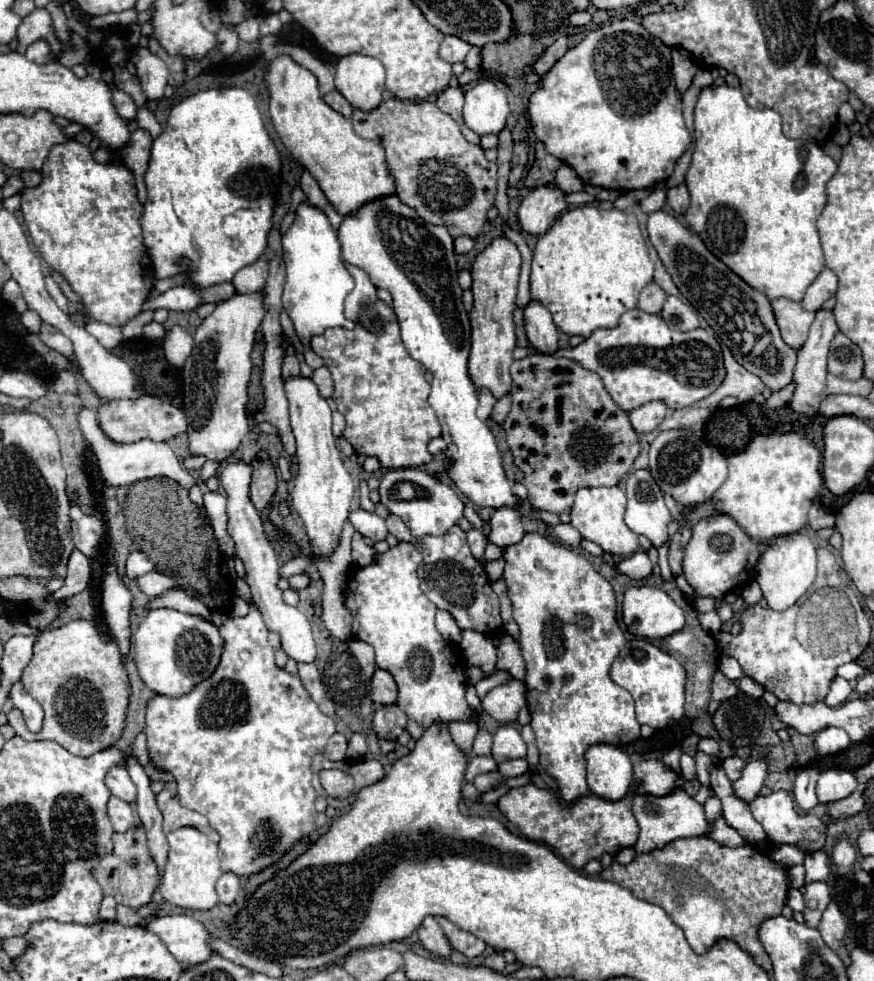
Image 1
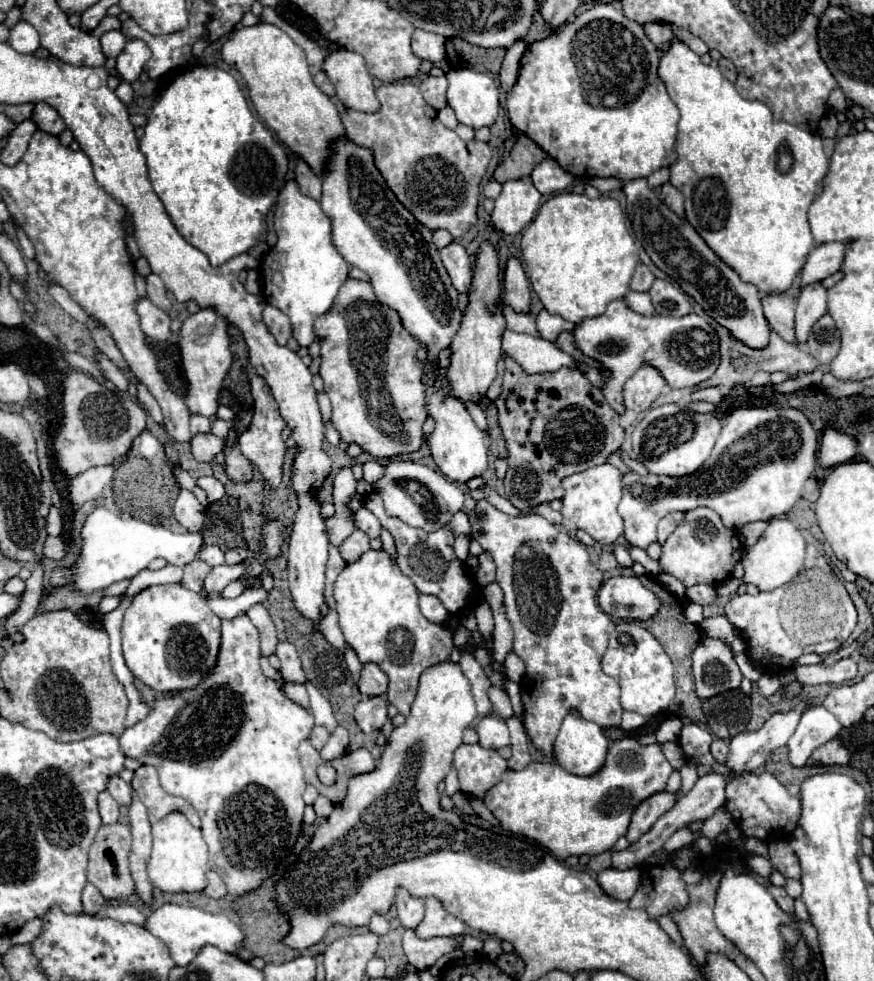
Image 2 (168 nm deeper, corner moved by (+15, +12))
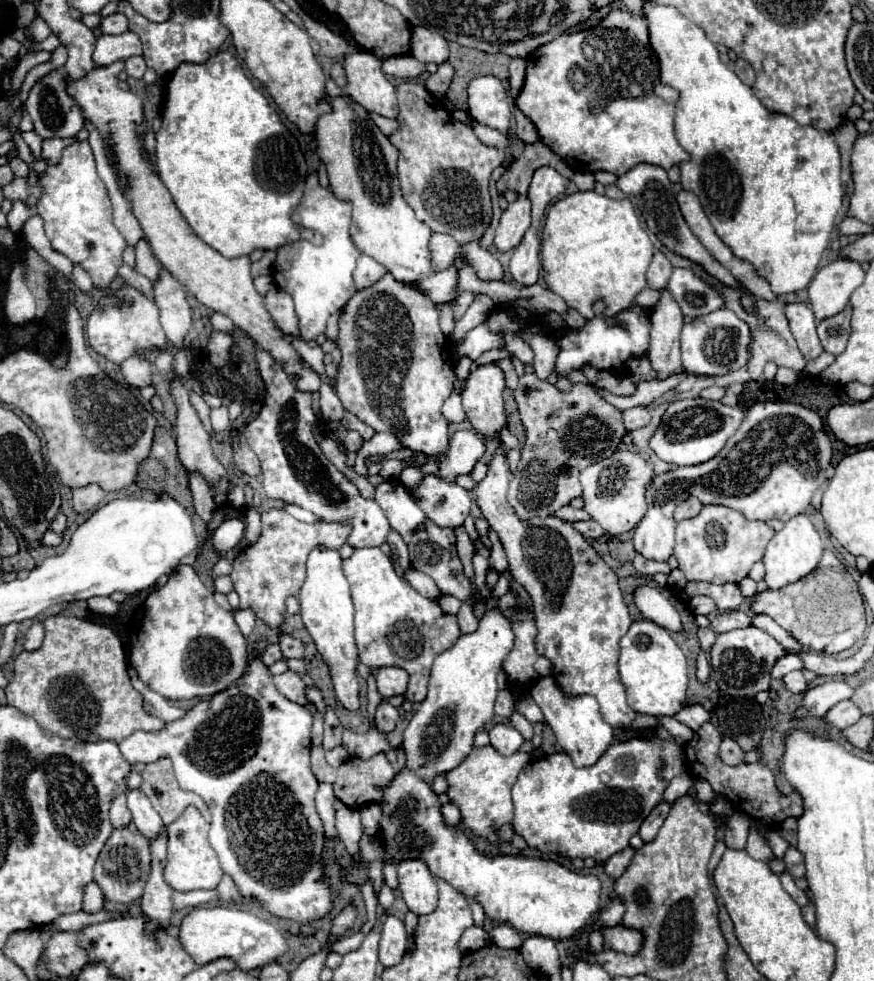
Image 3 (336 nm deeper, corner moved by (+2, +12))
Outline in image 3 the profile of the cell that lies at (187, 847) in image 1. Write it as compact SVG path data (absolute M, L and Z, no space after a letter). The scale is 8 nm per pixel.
M187 807L181 817L167 825L169 835L169 855L165 865L165 881L175 891L195 891L195 889L215 889L223 877L217 853L207 841L209 823L195 807Z

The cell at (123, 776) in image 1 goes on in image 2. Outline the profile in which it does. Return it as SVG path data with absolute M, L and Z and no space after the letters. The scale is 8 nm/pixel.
M112 775L108 779L108 791L120 805L130 805L130 785L124 783L118 775Z

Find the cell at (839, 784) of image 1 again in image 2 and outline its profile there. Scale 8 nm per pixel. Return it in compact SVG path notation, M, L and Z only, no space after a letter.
M838 739L828 741L826 745L818 747L812 757L808 759L806 767L816 767L816 765L848 765L850 753L844 745L840 745Z

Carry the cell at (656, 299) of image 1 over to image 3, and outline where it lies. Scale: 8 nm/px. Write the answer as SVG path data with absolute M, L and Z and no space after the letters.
M657 251L653 255L653 261L647 271L647 287L649 289L665 289L671 273L673 273L673 265L661 251Z

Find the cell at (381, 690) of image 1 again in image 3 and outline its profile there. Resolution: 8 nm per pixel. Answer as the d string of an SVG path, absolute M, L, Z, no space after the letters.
M381 667L377 669L377 689L383 697L403 695L409 683L409 675L401 667Z

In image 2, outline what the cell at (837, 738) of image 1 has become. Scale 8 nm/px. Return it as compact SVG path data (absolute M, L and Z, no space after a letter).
M822 705L818 707L810 707L796 731L792 733L790 741L788 741L788 757L790 757L790 765L792 767L804 767L806 759L824 743L828 743L830 739L834 739L840 731L840 723L836 721L836 717L826 711Z

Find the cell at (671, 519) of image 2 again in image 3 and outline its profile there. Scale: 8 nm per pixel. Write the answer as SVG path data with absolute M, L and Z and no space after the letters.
M689 497L685 499L681 505L677 505L675 509L675 521L681 521L681 519L689 519L689 517L695 517L699 511L701 511L703 503L697 501L697 497Z

